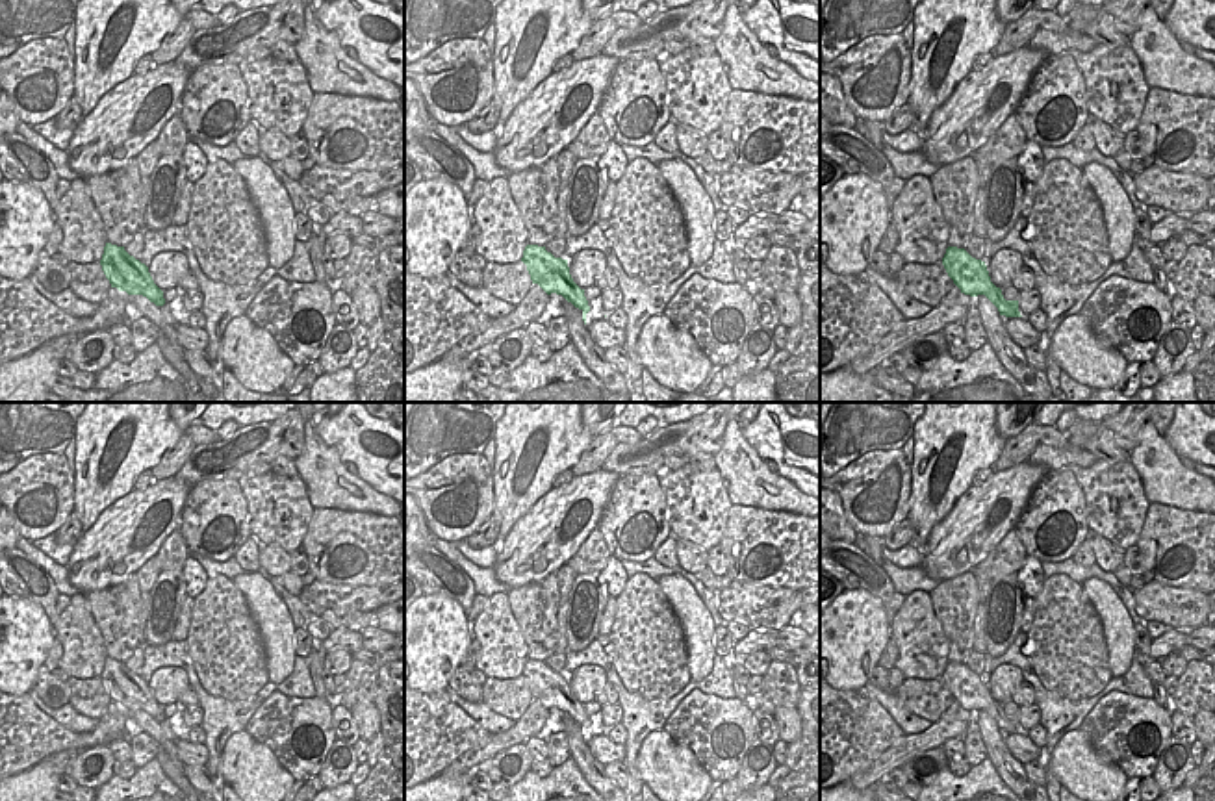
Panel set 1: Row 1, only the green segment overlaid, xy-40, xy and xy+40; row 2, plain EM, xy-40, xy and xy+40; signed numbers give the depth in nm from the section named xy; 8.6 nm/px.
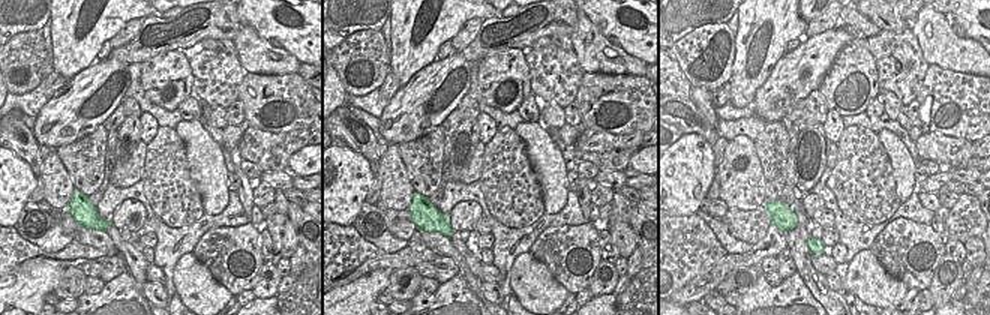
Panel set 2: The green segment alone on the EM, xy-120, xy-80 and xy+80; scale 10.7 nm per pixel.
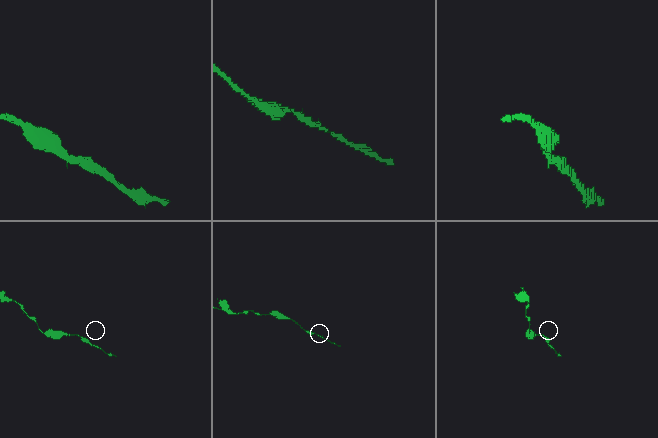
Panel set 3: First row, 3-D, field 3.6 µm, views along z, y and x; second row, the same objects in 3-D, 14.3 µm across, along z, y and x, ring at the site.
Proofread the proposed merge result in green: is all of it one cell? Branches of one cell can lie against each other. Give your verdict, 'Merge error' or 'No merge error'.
No merge error.

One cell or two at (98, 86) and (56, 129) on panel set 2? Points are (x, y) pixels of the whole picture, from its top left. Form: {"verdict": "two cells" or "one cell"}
{"verdict": "one cell"}

